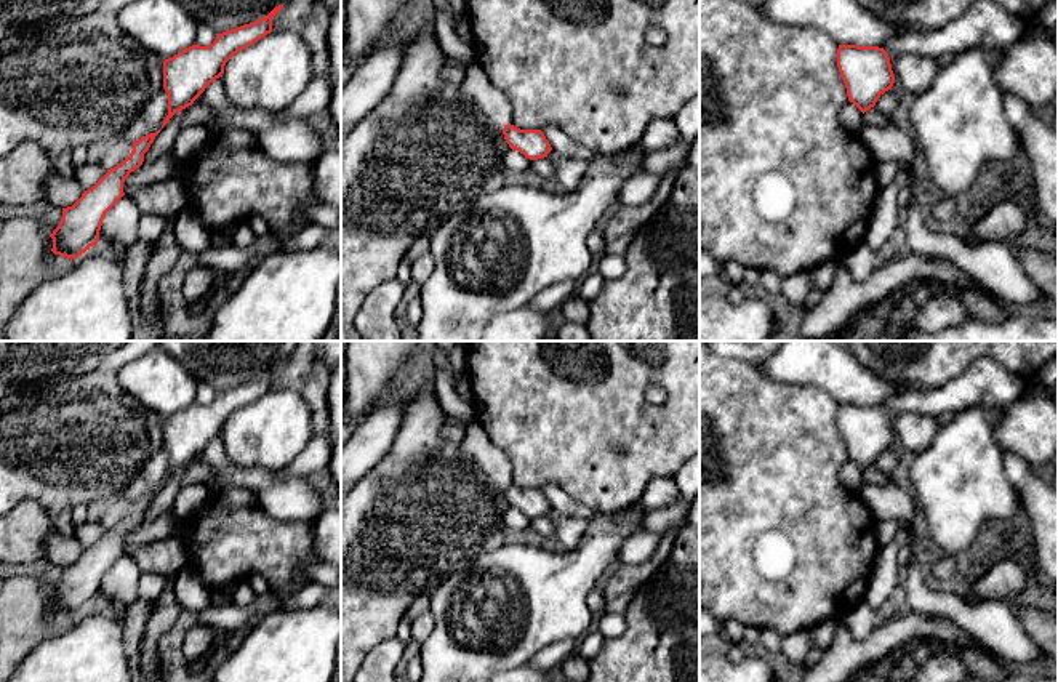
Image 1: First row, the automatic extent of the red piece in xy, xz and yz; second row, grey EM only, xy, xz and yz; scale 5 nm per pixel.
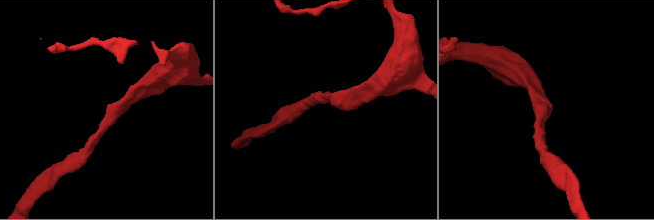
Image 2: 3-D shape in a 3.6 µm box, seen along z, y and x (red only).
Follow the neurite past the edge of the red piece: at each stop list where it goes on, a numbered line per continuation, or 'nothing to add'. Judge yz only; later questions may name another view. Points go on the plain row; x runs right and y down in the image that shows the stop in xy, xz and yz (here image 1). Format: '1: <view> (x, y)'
nothing to add

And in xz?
nothing to add

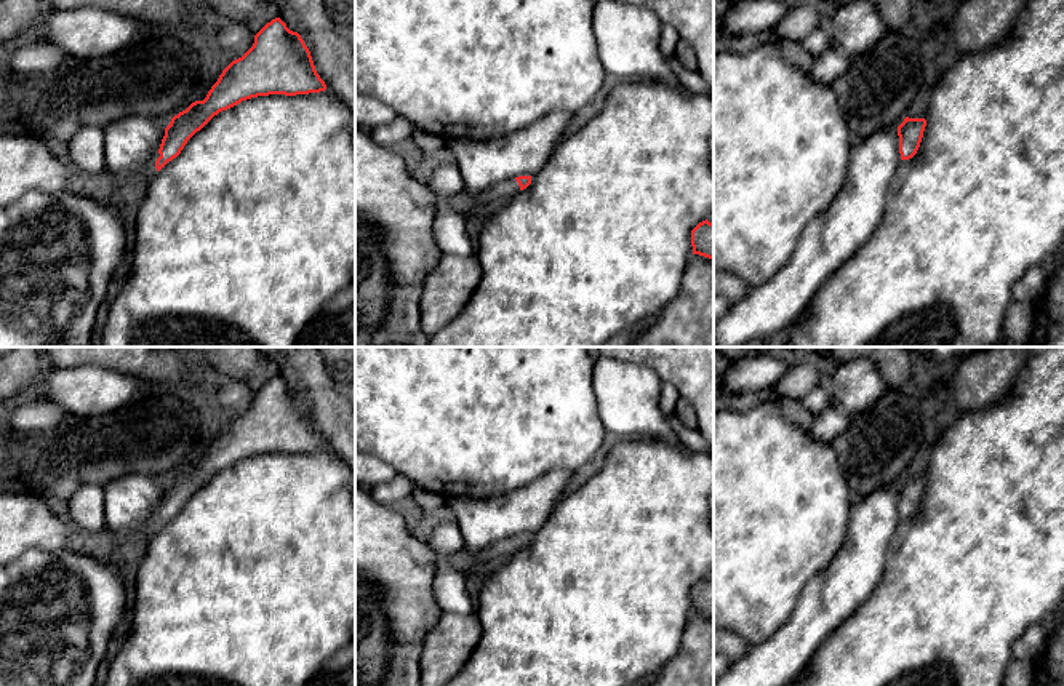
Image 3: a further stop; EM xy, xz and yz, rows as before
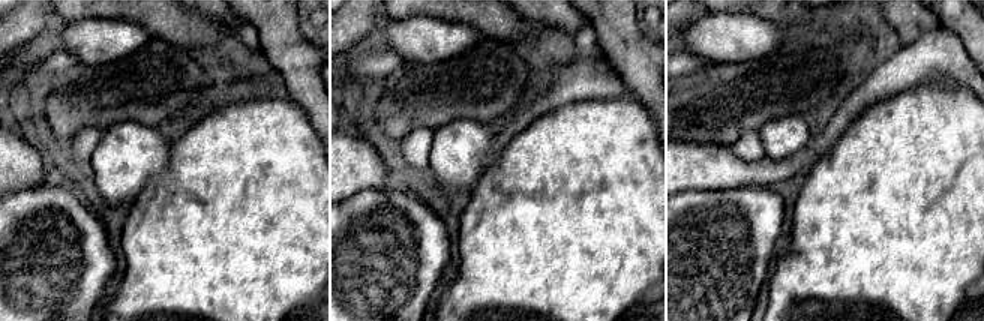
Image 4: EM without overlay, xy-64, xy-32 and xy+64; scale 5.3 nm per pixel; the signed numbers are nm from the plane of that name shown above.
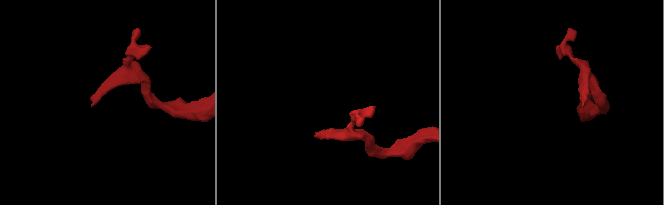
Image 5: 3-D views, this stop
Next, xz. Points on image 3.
1: xz (461, 560)

